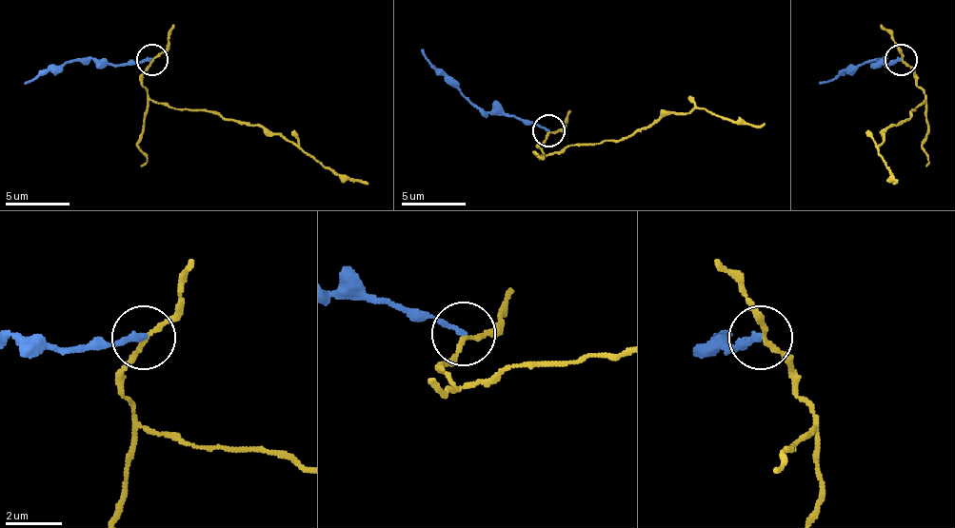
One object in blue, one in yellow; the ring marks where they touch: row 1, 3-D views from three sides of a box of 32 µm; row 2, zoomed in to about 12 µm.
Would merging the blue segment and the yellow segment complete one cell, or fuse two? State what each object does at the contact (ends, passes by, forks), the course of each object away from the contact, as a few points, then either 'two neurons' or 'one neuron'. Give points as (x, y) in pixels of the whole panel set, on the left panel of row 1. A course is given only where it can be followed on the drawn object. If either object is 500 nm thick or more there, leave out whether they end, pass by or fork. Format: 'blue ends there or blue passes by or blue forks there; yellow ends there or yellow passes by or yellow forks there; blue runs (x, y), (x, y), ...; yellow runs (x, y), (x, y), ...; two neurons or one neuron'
blue ends there; yellow passes by; blue runs (150, 60), (119, 64), (87, 60), (49, 67), (23, 83); yellow runs (150, 60), (141, 76), (150, 99), (173, 108), (206, 108), (250, 121), (301, 146), (340, 175), (368, 185); two neurons

